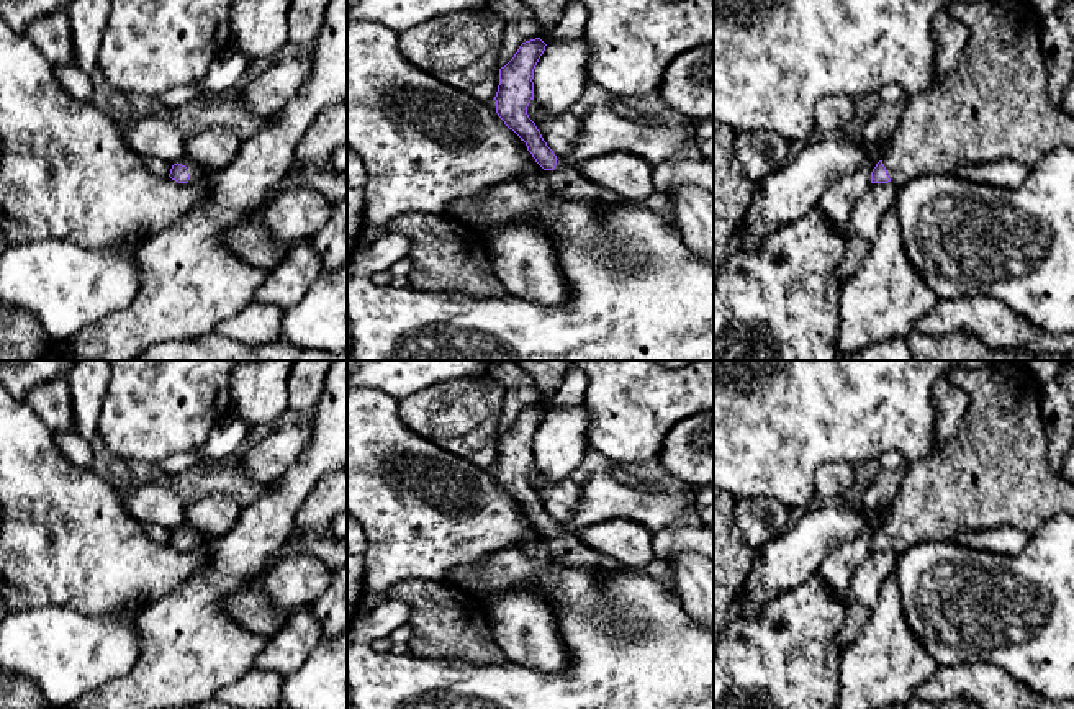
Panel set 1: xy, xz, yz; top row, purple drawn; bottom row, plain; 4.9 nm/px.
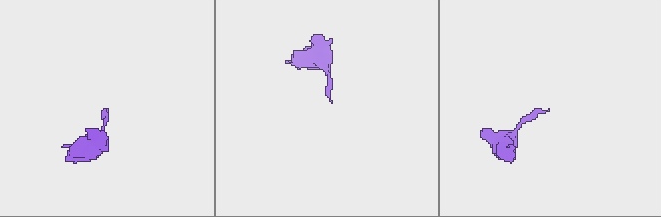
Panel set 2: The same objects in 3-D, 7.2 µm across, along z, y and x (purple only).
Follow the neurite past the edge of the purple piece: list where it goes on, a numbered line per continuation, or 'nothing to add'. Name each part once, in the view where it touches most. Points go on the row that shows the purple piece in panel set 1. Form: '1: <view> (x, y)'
1: yz (996, 103)

